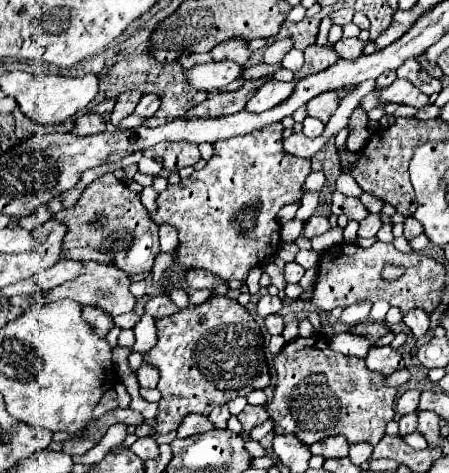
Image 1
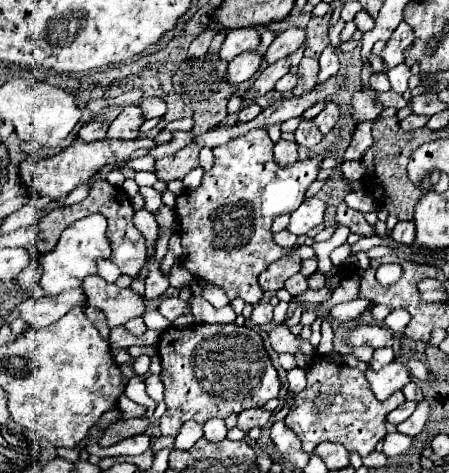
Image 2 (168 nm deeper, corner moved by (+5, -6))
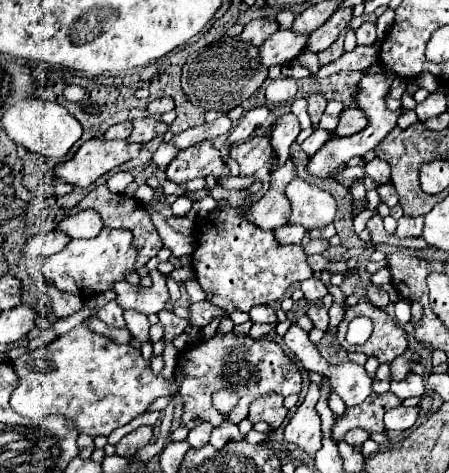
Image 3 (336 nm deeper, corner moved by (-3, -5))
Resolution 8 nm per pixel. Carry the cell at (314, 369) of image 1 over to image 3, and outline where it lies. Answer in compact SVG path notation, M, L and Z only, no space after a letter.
M388 391L382 395L372 393L364 403L356 405L356 407L346 407L344 415L334 419L332 433L330 433L332 441L344 441L346 433L356 427L368 431L370 435L382 433L384 431L384 423L382 423L384 413L392 407L398 407L398 405L402 405L402 399Z

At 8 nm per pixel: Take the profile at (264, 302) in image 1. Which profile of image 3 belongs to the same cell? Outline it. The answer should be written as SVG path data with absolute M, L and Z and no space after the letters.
M270 305L252 307L250 319L252 319L254 323L276 323L276 311L274 311L274 307L270 307Z

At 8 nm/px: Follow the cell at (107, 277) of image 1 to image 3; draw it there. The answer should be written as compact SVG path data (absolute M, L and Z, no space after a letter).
M160 273L160 277L152 277L150 287L142 285L130 285L128 281L120 281L112 285L112 291L116 293L116 303L126 311L138 311L144 315L158 313L164 309L164 303L168 301L168 289L166 289L166 279Z

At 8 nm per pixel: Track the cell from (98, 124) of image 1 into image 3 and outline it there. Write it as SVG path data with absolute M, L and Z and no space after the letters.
M124 121L124 123L116 123L112 127L106 129L106 133L102 135L102 139L126 139L132 131L132 123Z

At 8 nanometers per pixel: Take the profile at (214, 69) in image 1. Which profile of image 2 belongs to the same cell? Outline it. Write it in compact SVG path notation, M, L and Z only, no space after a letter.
M246 52L246 54L240 54L238 58L234 58L232 62L230 62L230 66L228 66L228 72L226 72L226 80L230 82L230 84L242 84L242 82L246 82L246 80L250 80L256 72L258 72L258 68L260 68L260 64L262 64L262 52Z

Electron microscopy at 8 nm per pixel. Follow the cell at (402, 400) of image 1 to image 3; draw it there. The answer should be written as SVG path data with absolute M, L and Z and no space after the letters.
M396 407L384 415L384 425L386 429L392 431L406 431L410 429L418 419L418 407Z

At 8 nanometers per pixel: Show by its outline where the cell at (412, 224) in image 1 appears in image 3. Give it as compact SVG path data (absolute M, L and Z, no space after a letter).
M402 217L398 219L398 237L420 237L422 235L422 225L424 217Z

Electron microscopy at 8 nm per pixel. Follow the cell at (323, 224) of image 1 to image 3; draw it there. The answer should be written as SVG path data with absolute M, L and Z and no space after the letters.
M296 177L286 187L286 197L292 205L290 221L292 225L302 225L306 231L326 227L334 221L336 201L330 193L310 185L308 181Z

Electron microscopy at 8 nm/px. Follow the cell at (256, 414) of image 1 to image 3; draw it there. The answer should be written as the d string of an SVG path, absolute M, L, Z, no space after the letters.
M268 395L268 397L260 397L252 403L248 419L252 423L258 421L266 421L272 429L278 429L286 417L286 409L282 405L282 397L280 395Z

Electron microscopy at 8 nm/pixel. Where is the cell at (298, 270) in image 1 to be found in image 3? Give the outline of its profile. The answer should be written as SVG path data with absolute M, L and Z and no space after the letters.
M314 277L304 279L304 281L300 283L300 289L302 289L302 293L304 293L304 299L310 301L310 303L320 301L320 299L328 293L326 287L322 285L322 281L320 281L320 279L314 279Z

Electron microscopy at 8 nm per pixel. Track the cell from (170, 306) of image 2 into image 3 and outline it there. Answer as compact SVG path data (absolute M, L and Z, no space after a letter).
M200 301L200 303L190 303L190 325L196 325L196 327L206 327L214 317L218 315L224 315L224 311L208 301Z

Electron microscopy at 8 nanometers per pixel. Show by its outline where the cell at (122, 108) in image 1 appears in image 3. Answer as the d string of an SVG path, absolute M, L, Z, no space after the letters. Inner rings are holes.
M154 117L134 119L132 125L134 125L134 129L132 129L132 133L128 135L128 139L126 139L126 141L130 141L130 143L144 143L146 139L152 141L154 137L166 133L166 129L168 129L166 123L162 123L162 121L154 119ZM138 139L142 139L142 141L138 141Z

